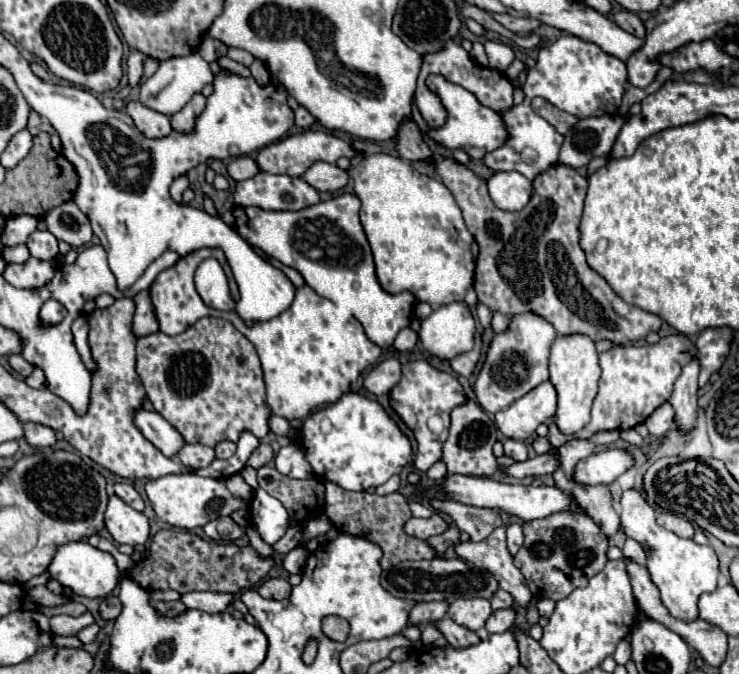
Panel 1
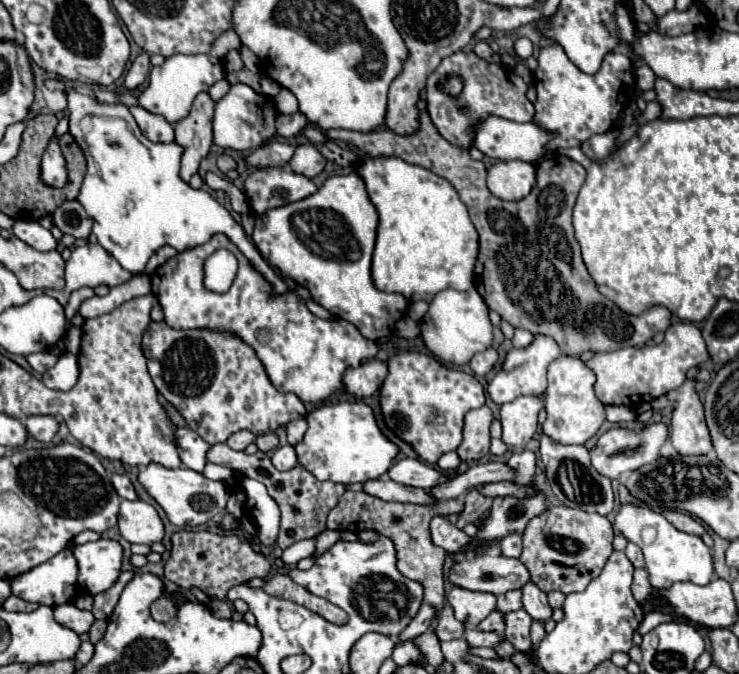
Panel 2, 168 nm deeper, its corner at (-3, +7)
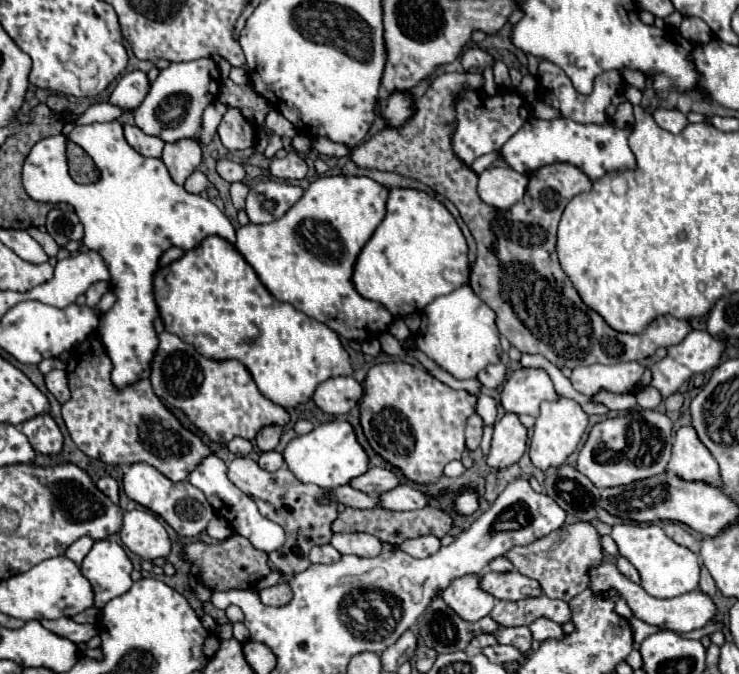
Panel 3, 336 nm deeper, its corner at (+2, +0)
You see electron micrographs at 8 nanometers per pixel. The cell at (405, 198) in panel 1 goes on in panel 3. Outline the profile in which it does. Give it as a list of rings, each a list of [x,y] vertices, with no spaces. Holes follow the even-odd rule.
[[[389,188],[387,216],[357,258],[353,284],[363,298],[381,302],[393,318],[421,312],[433,298],[469,284],[467,242],[447,206],[423,190]]]

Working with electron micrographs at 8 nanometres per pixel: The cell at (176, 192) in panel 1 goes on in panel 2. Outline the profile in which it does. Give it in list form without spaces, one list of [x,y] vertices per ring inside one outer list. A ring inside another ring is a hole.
[[[200,93],[192,105],[190,115],[174,125],[174,141],[184,147],[180,167],[180,177],[184,181],[190,181],[190,177],[198,171],[200,161],[208,155],[208,149],[212,145],[212,115],[214,101],[208,93]]]

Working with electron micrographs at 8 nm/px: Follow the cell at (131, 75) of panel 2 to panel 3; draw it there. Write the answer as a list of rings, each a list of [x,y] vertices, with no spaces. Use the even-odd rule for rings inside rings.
[[[133,70],[117,82],[115,90],[111,92],[109,102],[115,104],[115,106],[121,106],[123,110],[135,110],[143,102],[147,92],[149,92],[147,74]]]

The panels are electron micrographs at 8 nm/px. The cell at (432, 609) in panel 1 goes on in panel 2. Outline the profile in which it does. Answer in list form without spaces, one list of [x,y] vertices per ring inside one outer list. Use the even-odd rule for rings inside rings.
[[[424,601],[422,607],[420,607],[420,611],[418,611],[418,615],[416,615],[416,617],[410,621],[410,625],[400,633],[398,641],[400,641],[400,643],[404,643],[404,641],[416,641],[422,633],[428,631],[432,617],[434,617],[434,609]]]

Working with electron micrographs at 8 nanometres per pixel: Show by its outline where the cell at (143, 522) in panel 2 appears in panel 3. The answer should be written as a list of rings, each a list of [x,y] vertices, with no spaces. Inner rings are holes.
[[[131,510],[123,514],[121,542],[145,560],[165,558],[171,552],[171,540],[161,522],[147,510]]]

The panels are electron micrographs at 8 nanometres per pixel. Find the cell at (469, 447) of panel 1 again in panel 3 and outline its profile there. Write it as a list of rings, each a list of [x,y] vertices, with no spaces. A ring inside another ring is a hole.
[[[473,414],[467,420],[467,426],[465,426],[465,444],[467,444],[467,450],[477,450],[479,442],[481,442],[481,436],[483,436],[483,420],[481,420],[479,414]]]

